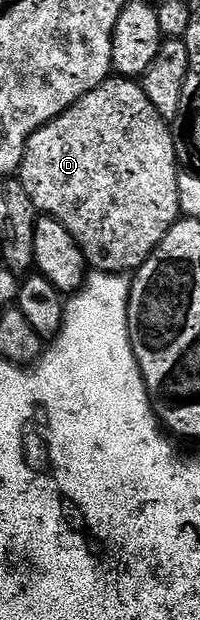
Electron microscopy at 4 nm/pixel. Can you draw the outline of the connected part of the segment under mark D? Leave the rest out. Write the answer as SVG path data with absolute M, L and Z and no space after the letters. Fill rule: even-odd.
M115 75L29 139L18 180L29 191L36 210L57 219L73 235L92 270L120 275L138 271L180 220L177 183L181 169L175 166L171 129L153 103L149 103L142 84Z

